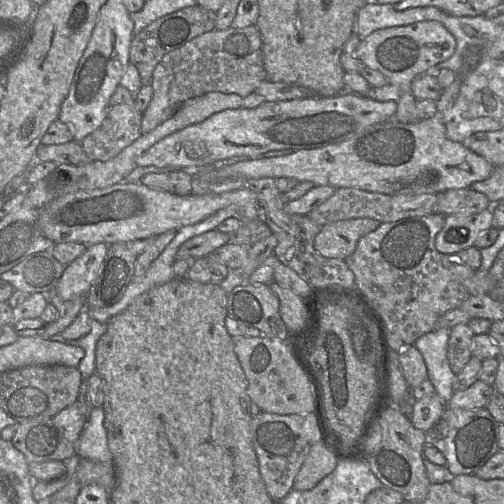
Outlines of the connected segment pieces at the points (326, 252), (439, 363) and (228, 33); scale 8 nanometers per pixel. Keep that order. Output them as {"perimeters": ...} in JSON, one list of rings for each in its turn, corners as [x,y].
{"perimeters":[[[[372,218],[340,220],[324,225],[314,239],[316,251],[326,258],[345,260],[361,237],[376,230],[381,222]]],[[[435,327],[415,341],[425,361],[428,379],[436,393],[448,402],[454,394],[456,375],[452,372],[448,361],[448,341],[451,329]]],[[[255,25],[230,27],[204,33],[163,56],[153,71],[153,97],[143,113],[141,131],[148,133],[172,117],[181,104],[209,92],[238,94],[245,98],[267,79],[263,65],[263,43]]]]}

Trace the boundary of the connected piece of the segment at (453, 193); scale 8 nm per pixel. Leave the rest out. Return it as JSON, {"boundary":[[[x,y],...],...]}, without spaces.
{"boundary":[[[471,187],[447,190],[438,196],[436,213],[442,215],[472,215],[493,206],[484,194],[474,191]]]}

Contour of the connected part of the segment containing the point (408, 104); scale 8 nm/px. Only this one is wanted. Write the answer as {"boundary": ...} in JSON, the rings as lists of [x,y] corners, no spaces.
{"boundary":[[[428,20],[372,32],[360,40],[355,57],[370,69],[382,73],[389,83],[399,88],[400,98],[394,118],[401,123],[410,123],[420,120],[417,100],[412,94],[413,80],[419,75],[431,72],[437,64],[448,60],[455,50],[456,40],[447,28],[438,21]]]}

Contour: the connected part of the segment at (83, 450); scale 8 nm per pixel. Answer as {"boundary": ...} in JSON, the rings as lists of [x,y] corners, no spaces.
{"boundary":[[[93,406],[93,411],[77,443],[77,455],[81,459],[112,463],[112,454],[108,447],[102,406]]]}

